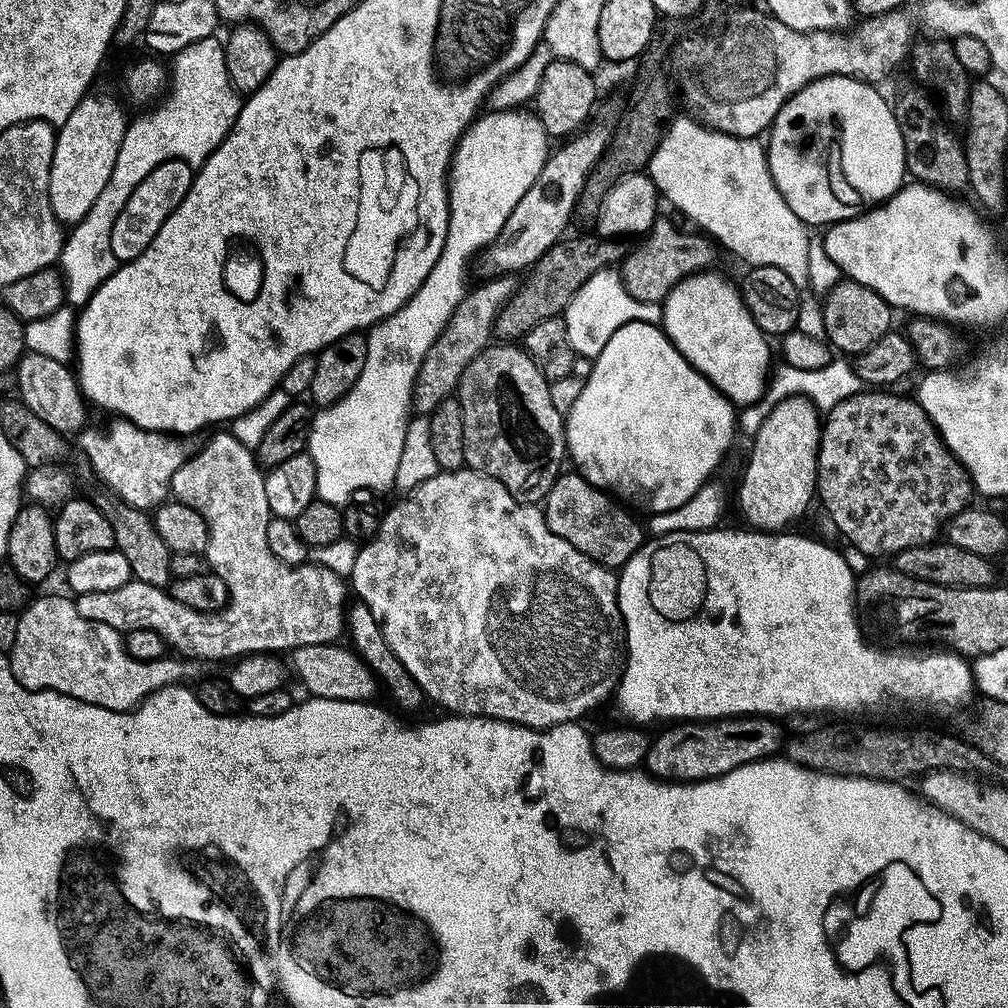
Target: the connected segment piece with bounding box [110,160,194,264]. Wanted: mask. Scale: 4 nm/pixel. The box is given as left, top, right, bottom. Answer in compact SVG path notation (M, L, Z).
M175 160L158 166L158 170L134 190L130 202L126 202L126 210L122 210L118 222L114 222L114 234L110 234L110 250L117 262L129 264L150 250L150 242L158 238L158 230L166 226L170 214L174 214L174 210L182 206L186 194L190 194L193 179L194 169L186 162Z

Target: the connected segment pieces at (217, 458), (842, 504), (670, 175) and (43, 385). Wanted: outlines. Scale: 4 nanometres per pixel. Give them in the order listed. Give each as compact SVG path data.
M239 435L234 436L216 436L204 449L197 451L192 459L186 462L186 466L182 466L182 470L178 470L178 474L174 474L172 479L171 495L175 497L179 503L186 507L193 508L205 519L206 526L209 527L209 546L206 553L206 560L209 560L211 571L222 578L222 582L226 582L228 587L228 604L220 612L211 612L210 614L202 614L198 610L190 610L190 606L183 605L172 597L165 589L155 588L154 586L146 586L139 582L133 582L122 586L122 590L110 590L107 594L82 594L76 596L76 609L82 618L86 618L86 622L98 622L102 626L110 626L114 630L118 630L121 634L127 634L134 630L154 630L154 634L158 634L168 643L169 649L177 657L203 662L202 660L232 660L239 661L245 656L254 656L257 654L291 654L298 648L310 646L322 646L323 644L336 644L346 632L346 604L344 608L344 588L346 592L345 581L330 570L321 568L315 563L307 562L300 567L292 567L284 564L270 550L269 539L267 538L267 527L270 526L273 514L271 512L269 499L266 496L266 480L265 473L262 471L260 464L257 463L257 453L244 444L243 439Z
M864 390L827 413L819 447L818 500L824 503L832 524L868 556L895 558L911 548L937 543L949 520L973 503L974 489L968 471L940 439L939 432L915 399L892 396L888 390Z
M687 118L688 120L673 119L669 129L664 134L664 140L660 143L660 148L654 154L650 165L650 175L653 182L656 183L656 189L659 190L661 197L665 201L668 200L681 212L684 216L689 216L694 223L697 224L701 233L707 234L721 249L724 248L728 252L733 252L740 260L745 260L748 266L752 268L760 267L777 267L778 270L791 278L800 290L809 287L808 279L810 278L810 246L814 239L813 233L810 231L809 225L802 222L802 218L798 218L798 214L794 214L794 210L790 210L790 206L786 202L786 198L782 198L782 194L778 190L778 186L772 177L772 171L768 165L768 153L765 145L759 139L755 140L739 140L733 136L727 136L721 132L713 132L711 128L704 127L699 120L695 118Z
M35 351L25 353L16 368L19 399L28 409L63 436L81 433L86 427L87 401L80 391L79 379L70 368L44 354Z

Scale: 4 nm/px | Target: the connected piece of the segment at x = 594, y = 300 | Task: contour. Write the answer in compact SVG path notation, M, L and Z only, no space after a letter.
M616 270L599 272L582 286L582 290L572 300L566 313L568 324L569 344L577 357L584 357L595 361L597 356L606 350L610 338L622 326L630 326L634 322L646 322L659 325L662 320L662 308L659 304L647 304L638 302L626 290L621 273Z

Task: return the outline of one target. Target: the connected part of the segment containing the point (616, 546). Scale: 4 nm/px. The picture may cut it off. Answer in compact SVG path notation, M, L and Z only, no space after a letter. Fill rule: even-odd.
M561 475L543 501L542 511L550 530L595 564L622 570L646 543L643 526L623 503L617 502L603 488L596 488L585 476L571 475Z

